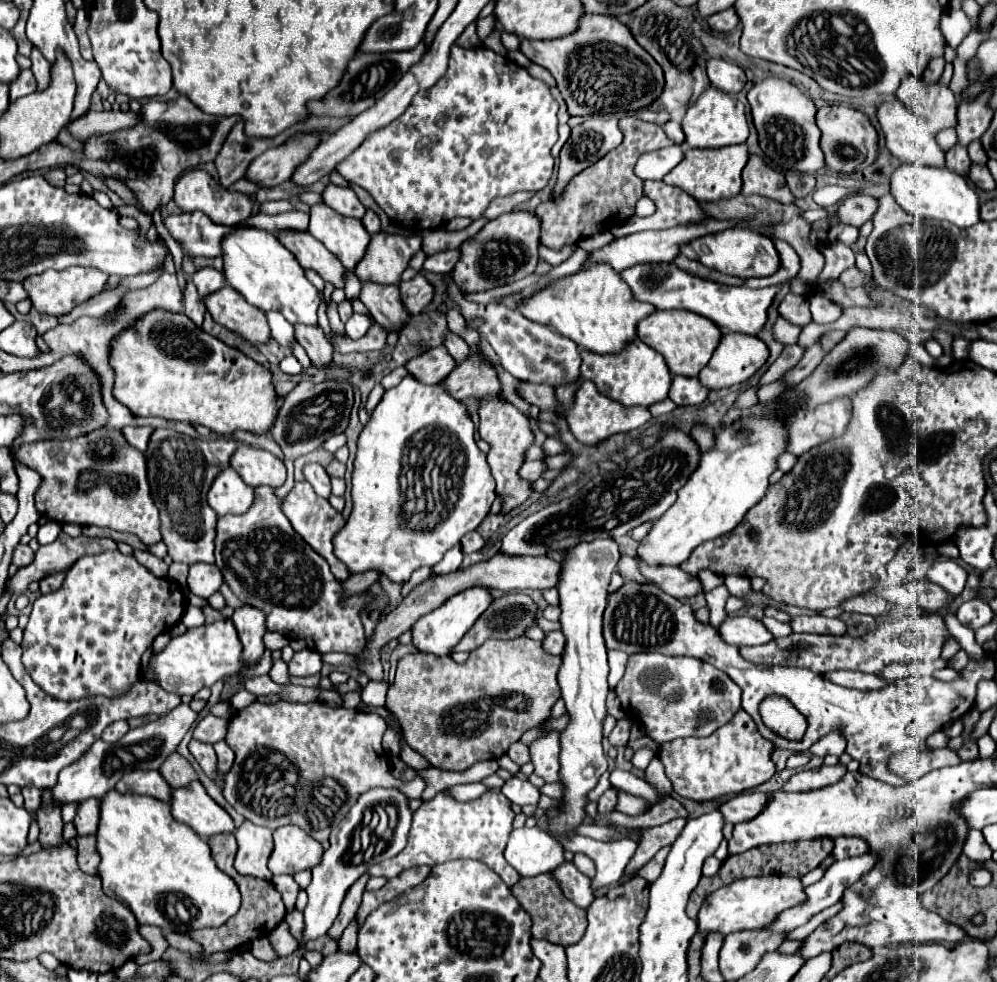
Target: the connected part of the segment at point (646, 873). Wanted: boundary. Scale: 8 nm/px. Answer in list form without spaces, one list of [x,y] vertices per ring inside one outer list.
[[[665,847],[663,851],[659,851],[659,855],[655,855],[655,857],[645,865],[645,869],[639,869],[639,871],[637,871],[639,877],[643,877],[643,879],[647,879],[649,883],[653,883],[653,881],[661,875],[661,871],[663,871],[663,863],[665,863],[665,859],[667,859],[667,853],[669,853],[669,847]]]

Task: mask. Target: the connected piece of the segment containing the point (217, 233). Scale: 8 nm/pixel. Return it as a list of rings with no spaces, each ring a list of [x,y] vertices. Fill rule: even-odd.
[[[201,211],[167,217],[165,227],[173,233],[187,255],[205,257],[223,257],[221,241],[233,231],[233,227],[211,223]]]

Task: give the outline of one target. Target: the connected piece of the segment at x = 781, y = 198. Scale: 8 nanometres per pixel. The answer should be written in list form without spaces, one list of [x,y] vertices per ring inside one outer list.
[[[751,155],[745,169],[743,169],[743,195],[761,195],[779,203],[793,203],[795,197],[791,195],[785,175],[771,169],[765,165],[763,158],[757,155]]]

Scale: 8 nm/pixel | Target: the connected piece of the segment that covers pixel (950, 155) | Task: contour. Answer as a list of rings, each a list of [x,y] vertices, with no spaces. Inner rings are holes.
[[[953,147],[947,151],[945,155],[945,167],[961,177],[967,177],[969,167],[971,167],[971,159],[967,159],[967,147]]]

